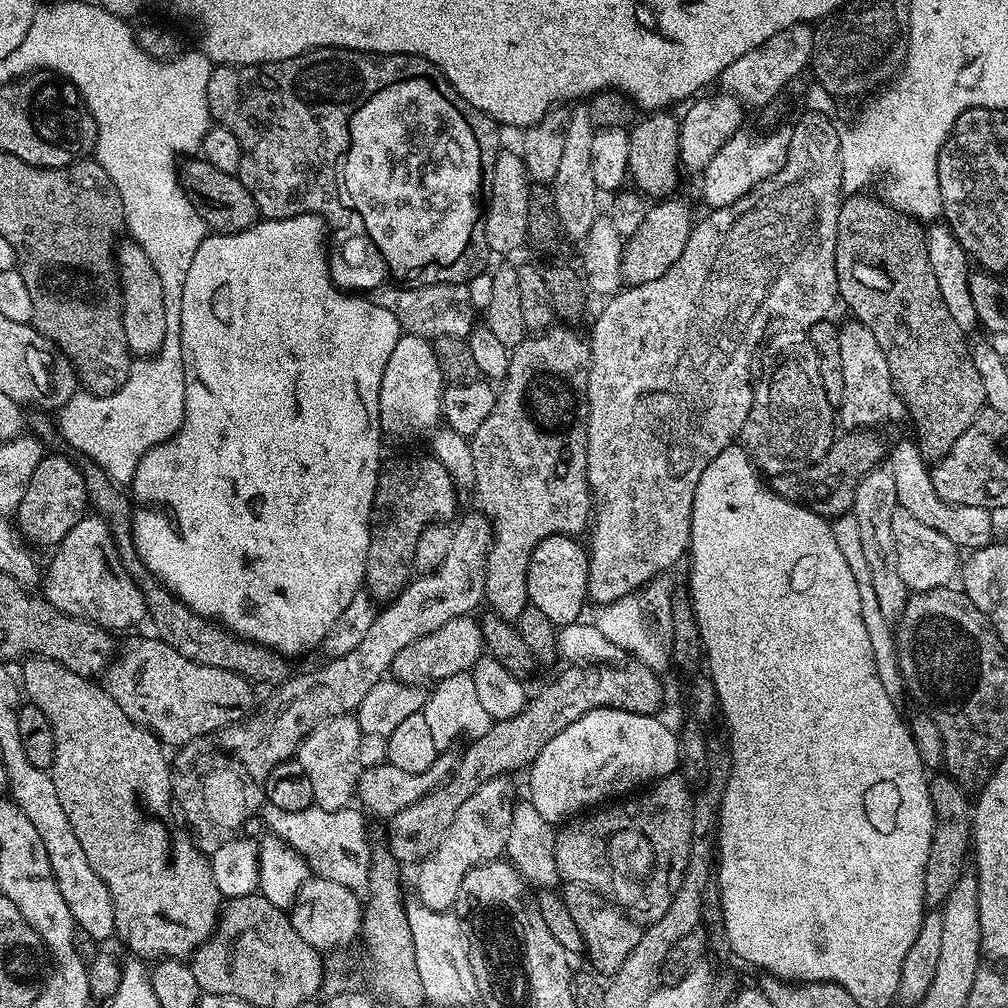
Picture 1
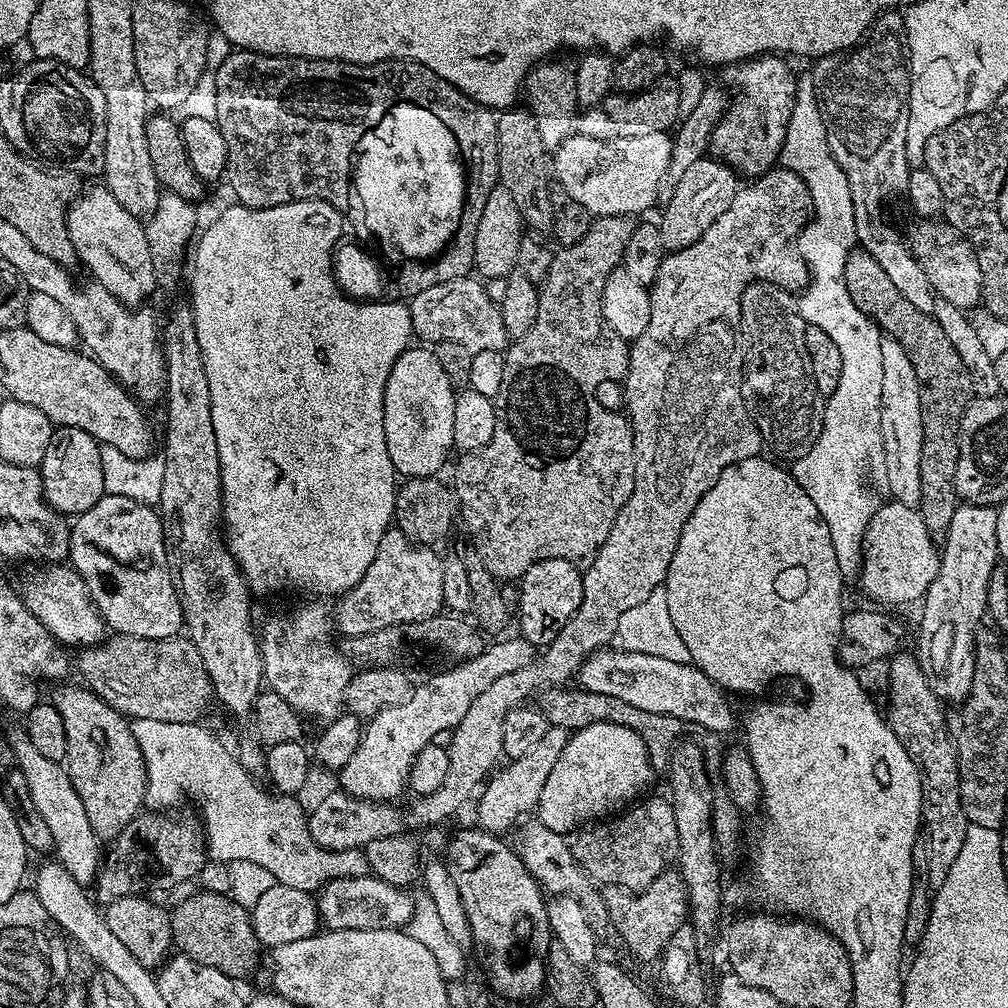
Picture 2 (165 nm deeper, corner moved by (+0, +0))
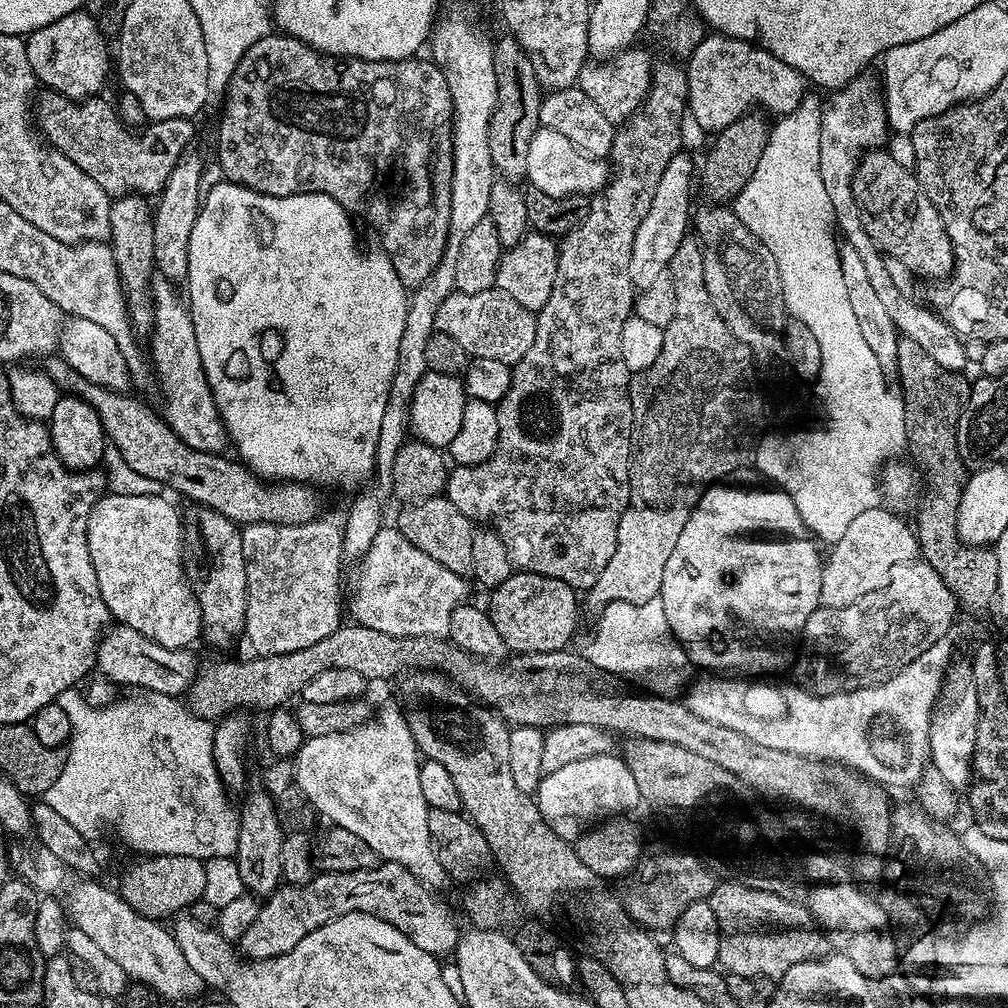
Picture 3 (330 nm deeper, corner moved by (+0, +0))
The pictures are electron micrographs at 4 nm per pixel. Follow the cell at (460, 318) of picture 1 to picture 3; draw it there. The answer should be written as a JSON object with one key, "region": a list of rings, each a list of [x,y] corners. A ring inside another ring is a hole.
{"region":[[[497,288],[477,294],[453,291],[438,308],[435,326],[437,332],[450,334],[454,342],[460,343],[469,357],[492,358],[514,366],[534,346],[536,318],[526,306],[518,306],[510,294]]]}

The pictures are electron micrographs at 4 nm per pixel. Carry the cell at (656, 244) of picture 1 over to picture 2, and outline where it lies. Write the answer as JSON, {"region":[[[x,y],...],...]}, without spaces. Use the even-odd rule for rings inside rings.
{"region":[[[705,158],[694,162],[671,185],[672,197],[664,208],[664,213],[658,219],[660,237],[668,252],[677,252],[702,238],[706,229],[713,224],[714,218],[719,218],[734,202],[734,194],[738,190],[737,173],[728,165],[715,158]]]}

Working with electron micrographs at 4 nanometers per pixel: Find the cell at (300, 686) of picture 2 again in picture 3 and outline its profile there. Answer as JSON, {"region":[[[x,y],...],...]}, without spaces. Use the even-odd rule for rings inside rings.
{"region":[[[317,518],[305,524],[245,524],[246,622],[243,635],[258,656],[290,654],[322,642],[341,627],[340,571],[346,565],[339,523]]]}

